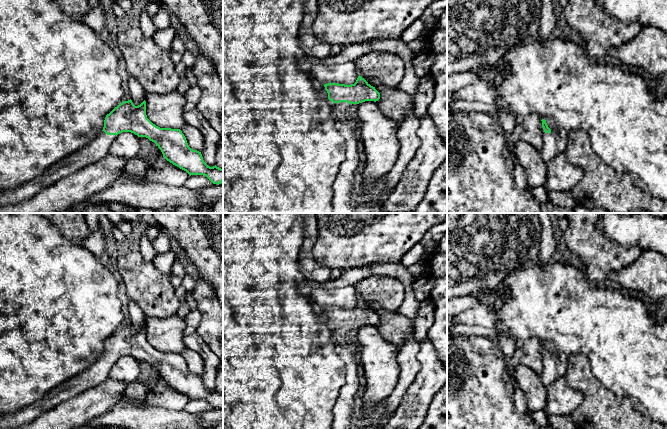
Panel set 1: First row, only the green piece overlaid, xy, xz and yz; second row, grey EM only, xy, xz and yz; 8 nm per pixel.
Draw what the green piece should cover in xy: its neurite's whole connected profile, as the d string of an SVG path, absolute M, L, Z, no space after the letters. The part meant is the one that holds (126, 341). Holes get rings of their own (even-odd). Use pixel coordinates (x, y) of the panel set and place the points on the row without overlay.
M132 324L123 325L104 344L102 356L89 368L47 392L39 401L15 412L0 414L0 429L20 429L41 414L84 391L103 383L118 358L131 356L146 361L161 374L163 381L191 399L204 399L213 408L223 405L223 393L208 390L201 376L188 370L180 353L160 352L146 339L146 325L135 330Z

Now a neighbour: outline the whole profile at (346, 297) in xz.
M347 285L334 289L316 287L312 291L312 299L321 307L354 308L359 300L356 286Z

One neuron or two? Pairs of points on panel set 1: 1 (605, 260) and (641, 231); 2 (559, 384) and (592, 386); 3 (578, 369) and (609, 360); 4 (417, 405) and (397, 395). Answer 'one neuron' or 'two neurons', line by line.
1: two neurons
2: two neurons
3: two neurons
4: two neurons

